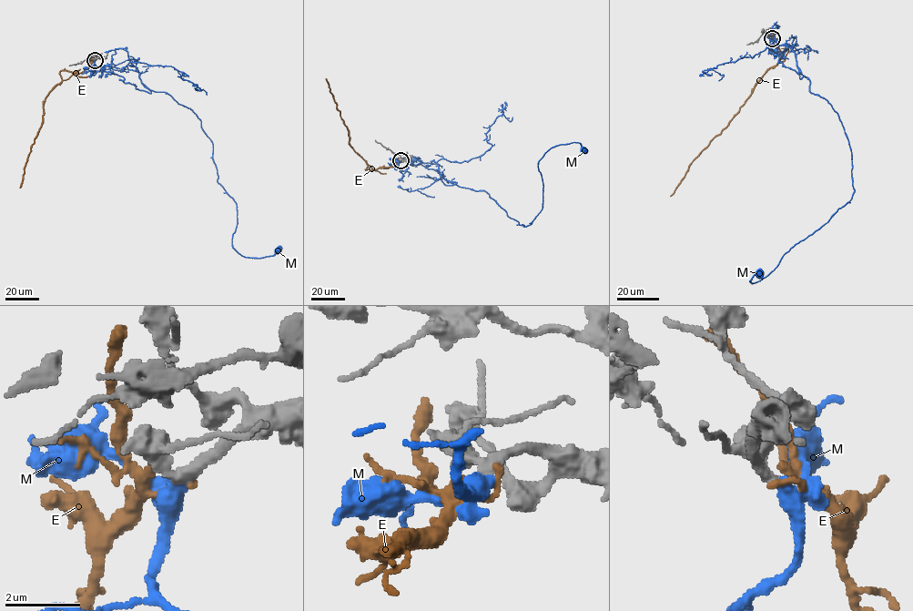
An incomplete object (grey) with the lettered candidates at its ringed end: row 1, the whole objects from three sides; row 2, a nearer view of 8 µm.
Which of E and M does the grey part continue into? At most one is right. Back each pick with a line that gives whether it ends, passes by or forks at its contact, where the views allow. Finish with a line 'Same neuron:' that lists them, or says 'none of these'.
M: it passes by
Same neuron: M

